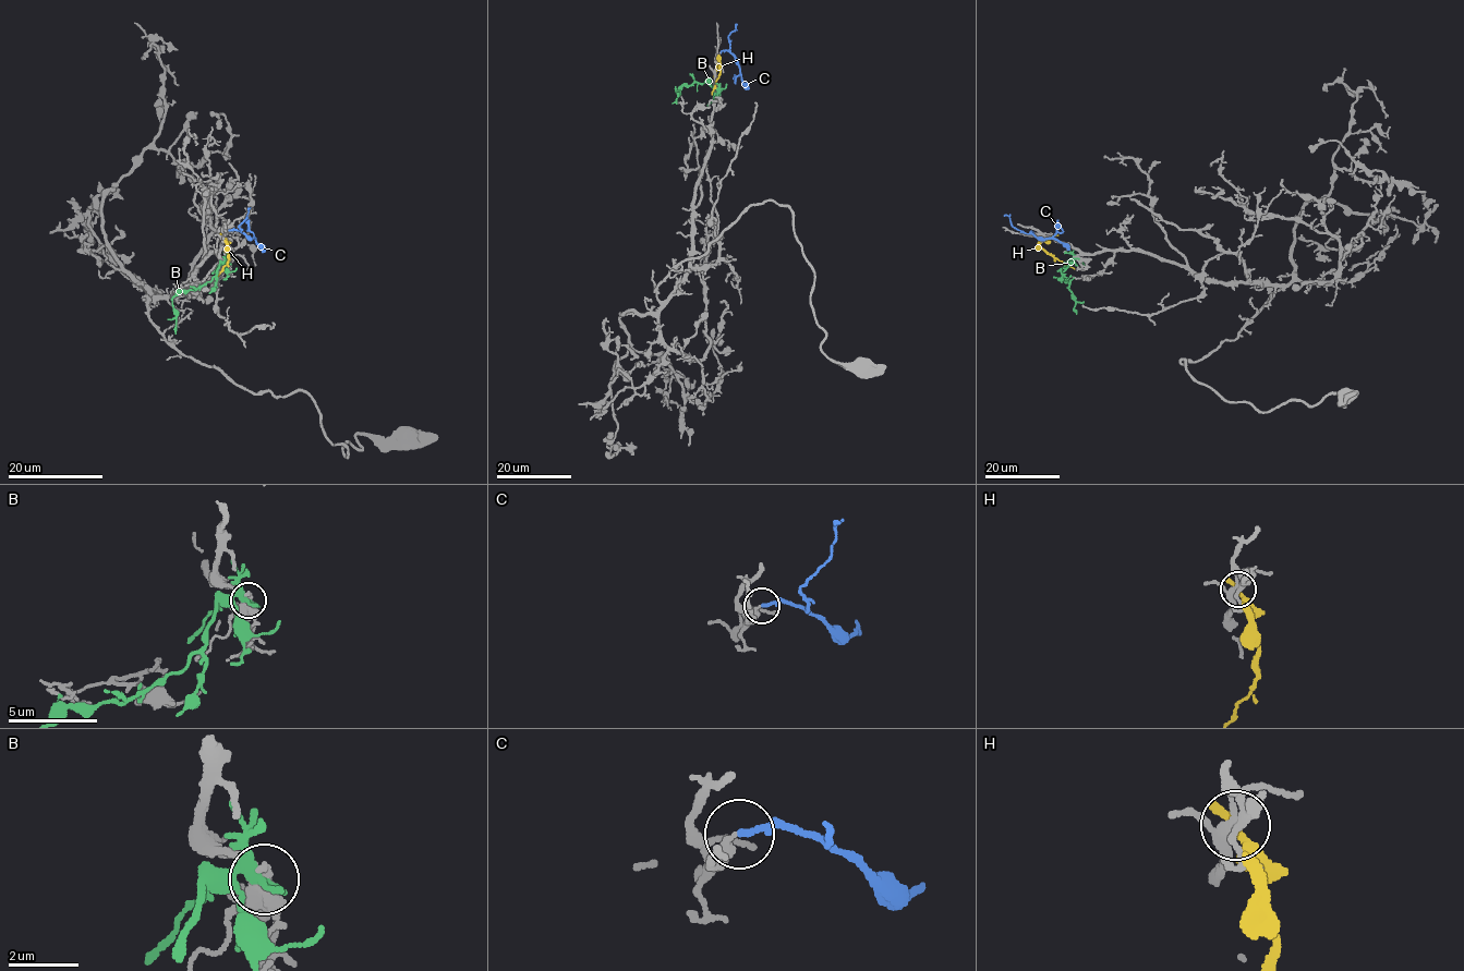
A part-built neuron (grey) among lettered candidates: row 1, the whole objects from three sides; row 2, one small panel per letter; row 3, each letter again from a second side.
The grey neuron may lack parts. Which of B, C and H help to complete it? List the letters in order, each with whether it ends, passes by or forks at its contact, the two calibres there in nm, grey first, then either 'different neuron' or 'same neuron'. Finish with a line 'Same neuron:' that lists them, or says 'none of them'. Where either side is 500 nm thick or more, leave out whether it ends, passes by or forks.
B: it forks; calibres 400 and 240 nm; different neuron
C: it ends; calibres 170 and 170 nm; same neuron
H: it passes by; calibres 280 and 200 nm; different neuron
Same neuron: C

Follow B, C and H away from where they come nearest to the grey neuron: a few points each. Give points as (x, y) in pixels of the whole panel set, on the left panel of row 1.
B: (228, 262), (219, 263), (215, 276), (205, 283), (180, 290), (172, 299), (176, 334)
C: (229, 230), (253, 238), (263, 252)
H: (222, 235), (229, 259), (218, 276)

